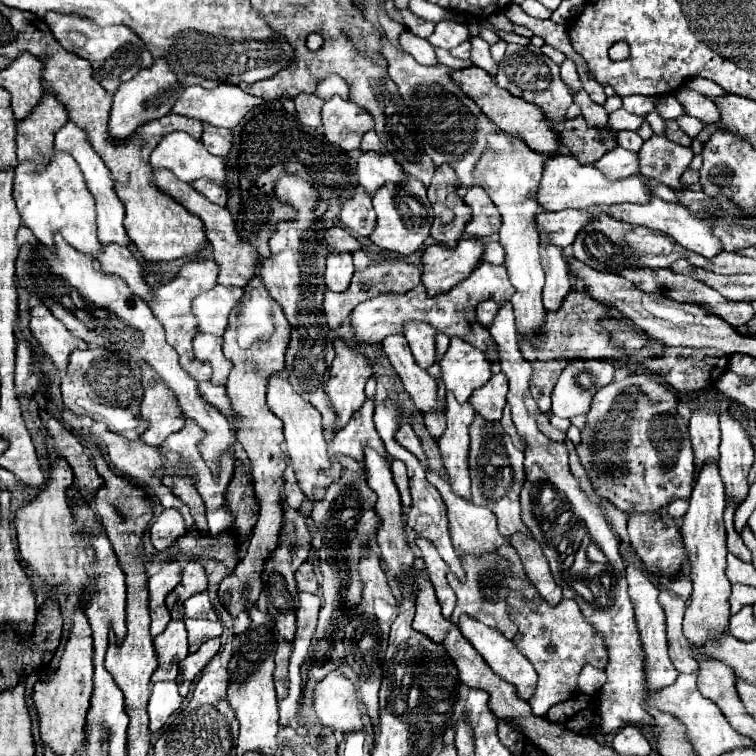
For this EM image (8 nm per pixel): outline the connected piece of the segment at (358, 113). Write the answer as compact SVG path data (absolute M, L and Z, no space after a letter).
M333 96L323 106L323 128L329 142L349 152L359 148L365 132L373 130L373 116L351 100Z

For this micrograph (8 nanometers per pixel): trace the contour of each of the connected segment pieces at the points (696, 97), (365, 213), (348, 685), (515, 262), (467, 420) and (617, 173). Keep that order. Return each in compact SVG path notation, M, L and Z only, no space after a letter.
M683 88L677 94L677 100L683 106L685 114L689 114L693 118L699 118L705 124L719 122L719 110L717 110L717 106L709 98L701 96L701 94L697 94L697 92L689 90L689 88Z
M357 192L351 200L341 206L341 222L353 230L357 236L369 236L375 230L377 218L371 206L371 196L367 192Z
M337 670L317 684L313 706L321 724L331 730L353 732L363 728L355 684Z
M505 132L489 134L487 150L477 160L473 168L473 182L471 182L471 186L479 186L489 194L489 198L495 202L495 206L499 208L503 216L499 242L503 244L507 254L505 266L509 270L509 280L517 288L517 292L511 298L511 304L515 308L515 318L517 318L517 332L523 338L527 336L527 340L535 348L539 346L537 334L541 332L541 326L545 320L545 310L541 302L545 274L539 260L539 234L533 222L535 214L539 212L539 204L535 200L529 200L529 196L537 192L537 184L543 172L543 160L545 156L539 152L533 152L521 138L509 136Z
M447 392L447 430L439 440L443 466L449 476L451 490L457 496L471 500L471 476L469 476L469 426L475 418L471 404L459 404L453 394Z
M615 148L607 152L601 160L593 164L607 180L621 180L639 172L639 158L637 152L629 152L625 148Z

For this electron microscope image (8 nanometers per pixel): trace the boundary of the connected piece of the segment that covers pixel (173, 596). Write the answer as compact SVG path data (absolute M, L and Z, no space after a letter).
M189 560L183 568L183 580L179 586L175 586L175 590L167 596L167 608L171 612L173 620L185 620L185 610L183 610L183 602L197 594L207 590L207 574L203 570L203 566L199 562Z

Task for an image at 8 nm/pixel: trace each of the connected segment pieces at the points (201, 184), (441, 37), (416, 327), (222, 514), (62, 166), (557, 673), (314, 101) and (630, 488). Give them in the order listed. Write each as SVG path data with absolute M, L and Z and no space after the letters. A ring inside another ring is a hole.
M195 180L195 182L191 182L191 186L193 186L199 194L203 194L205 198L213 200L215 204L225 206L225 202L227 202L227 192L225 192L225 188L217 186L217 184L209 182L209 180Z
M443 20L435 26L435 32L429 36L429 42L433 46L441 46L441 48L455 48L457 44L465 42L465 38L469 38L467 26L465 24L457 24L451 20Z
M409 322L409 326L405 326L405 338L407 338L409 348L421 368L429 368L437 360L435 336L437 336L437 330L429 324Z
M227 506L219 508L219 510L207 510L207 522L209 522L209 534L217 536L223 530L227 530L231 526L231 510Z
M55 152L49 164L33 164L25 162L15 168L15 188L13 196L17 202L17 210L21 214L21 220L31 232L37 236L39 242L43 242L49 250L55 250L53 236L59 232L67 244L71 244L75 250L99 258L101 254L101 242L97 240L97 212L95 212L95 198L89 192L85 178L81 176L81 170L77 168L77 162L65 154ZM41 168L37 174L35 170Z
M509 592L507 608L509 618L519 626L513 644L525 658L531 660L539 674L535 694L529 700L533 714L545 716L551 706L573 698L577 694L577 676L585 664L591 664L595 668L607 666L603 638L593 632L593 626L581 616L575 600L561 600L557 606L549 606L543 598L527 600L519 592Z
M301 94L301 96L295 96L293 102L297 108L297 116L303 124L311 128L321 126L321 106L323 106L321 98L317 98L315 94Z
M631 374L623 380L615 380L601 388L587 412L587 424L581 430L581 444L577 456L587 470L593 488L617 510L625 514L659 514L677 498L689 498L693 488L693 448L685 420L677 412L677 400L673 392L657 380L653 374Z

